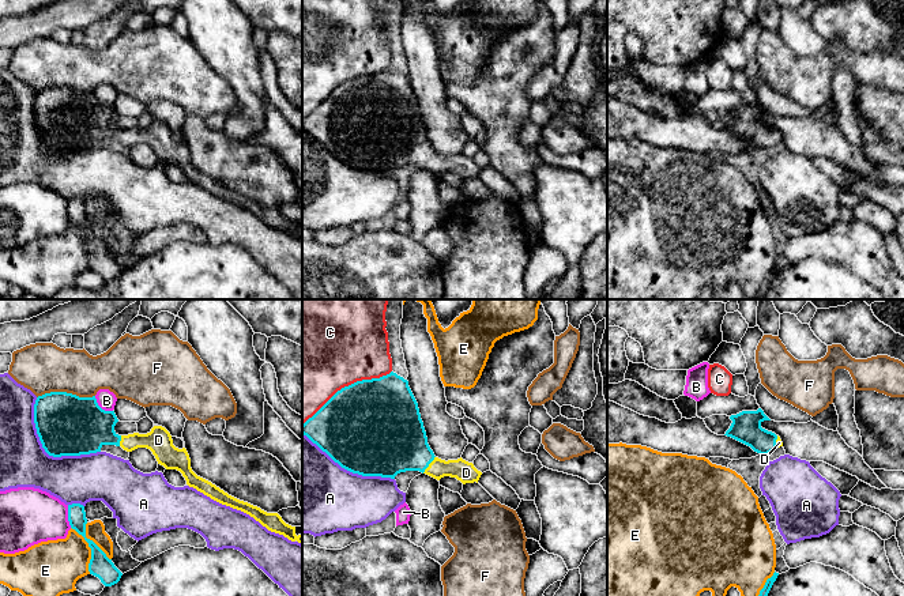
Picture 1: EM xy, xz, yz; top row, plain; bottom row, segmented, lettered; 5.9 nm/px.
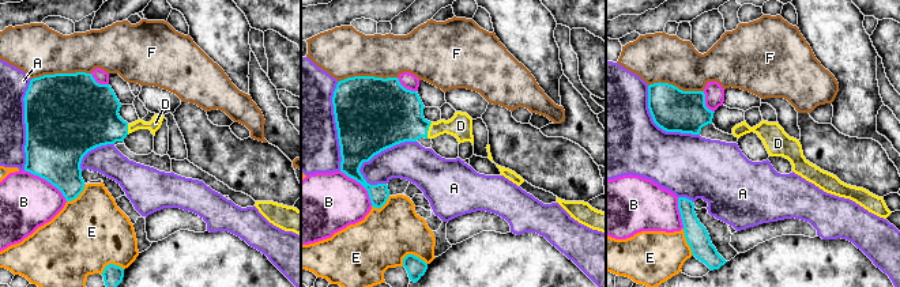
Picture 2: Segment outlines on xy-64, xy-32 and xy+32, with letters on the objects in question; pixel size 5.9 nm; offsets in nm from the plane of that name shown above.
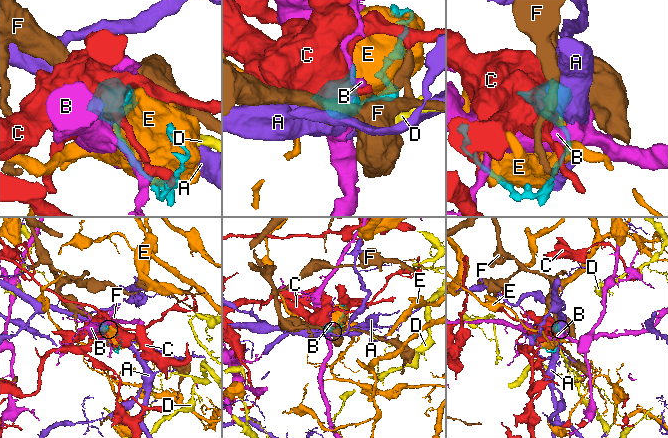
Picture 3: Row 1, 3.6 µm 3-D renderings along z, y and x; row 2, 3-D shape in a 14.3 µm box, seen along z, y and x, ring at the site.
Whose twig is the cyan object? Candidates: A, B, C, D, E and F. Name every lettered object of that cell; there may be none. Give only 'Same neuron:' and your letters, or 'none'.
Same neuron: D

